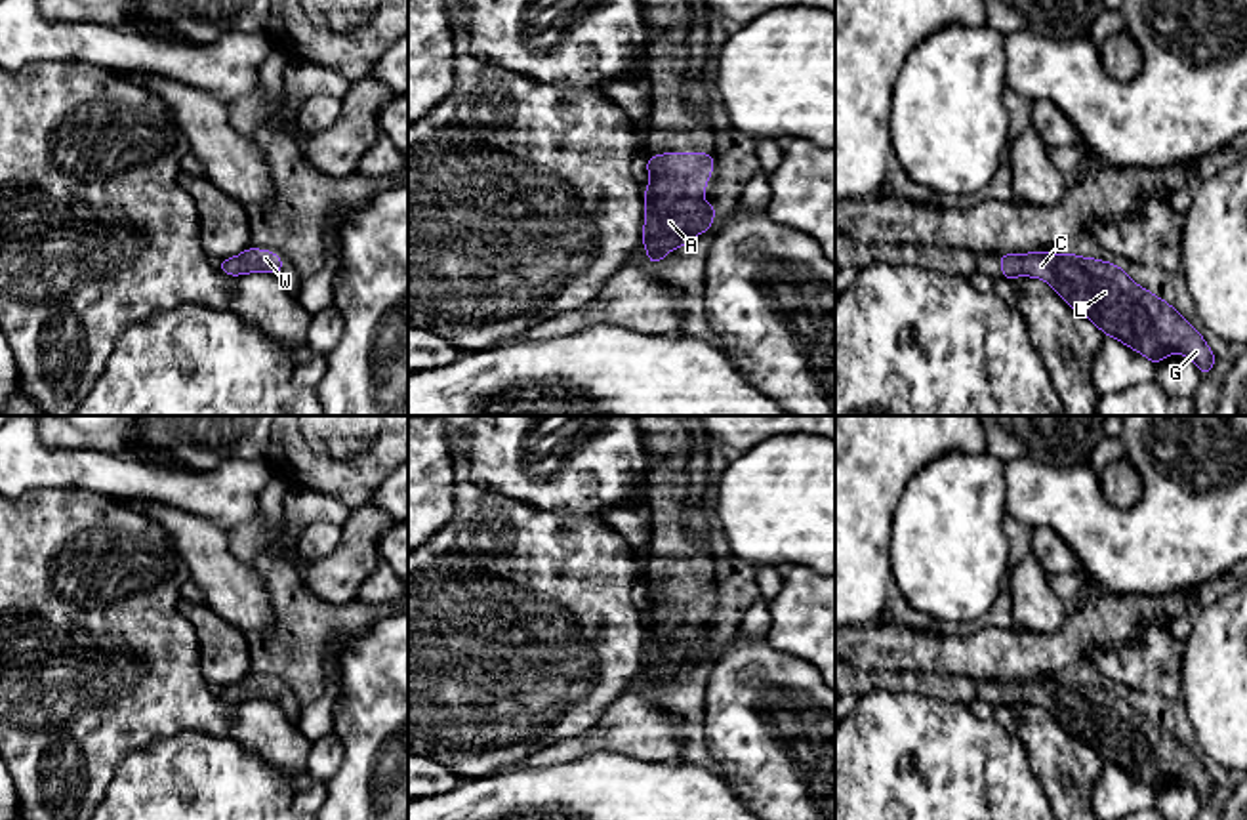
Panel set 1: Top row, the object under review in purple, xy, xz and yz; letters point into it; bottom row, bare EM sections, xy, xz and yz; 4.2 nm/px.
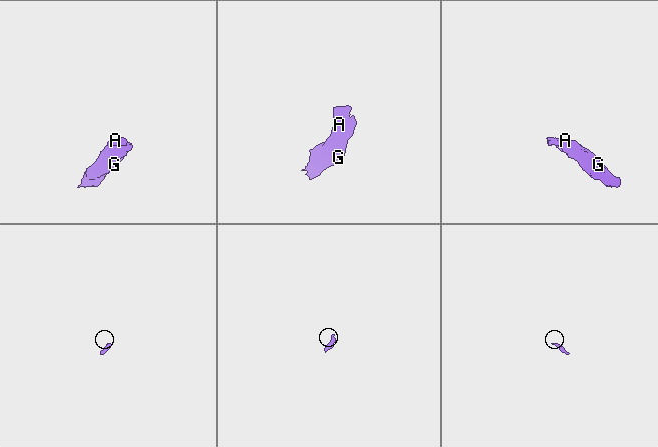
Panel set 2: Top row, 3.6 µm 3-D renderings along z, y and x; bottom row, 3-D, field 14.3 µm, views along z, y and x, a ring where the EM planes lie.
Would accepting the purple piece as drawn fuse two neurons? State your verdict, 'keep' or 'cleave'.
keep

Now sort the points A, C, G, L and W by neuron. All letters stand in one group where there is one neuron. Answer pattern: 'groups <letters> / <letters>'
groups A C G L W

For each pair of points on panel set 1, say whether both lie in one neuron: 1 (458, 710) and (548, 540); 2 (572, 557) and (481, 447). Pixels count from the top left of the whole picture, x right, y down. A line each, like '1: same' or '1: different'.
1: same
2: different

